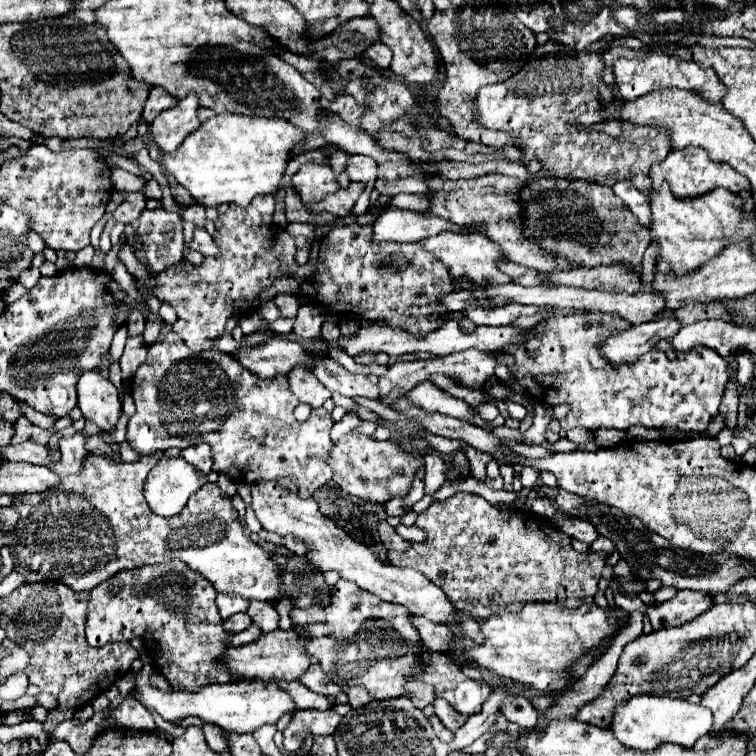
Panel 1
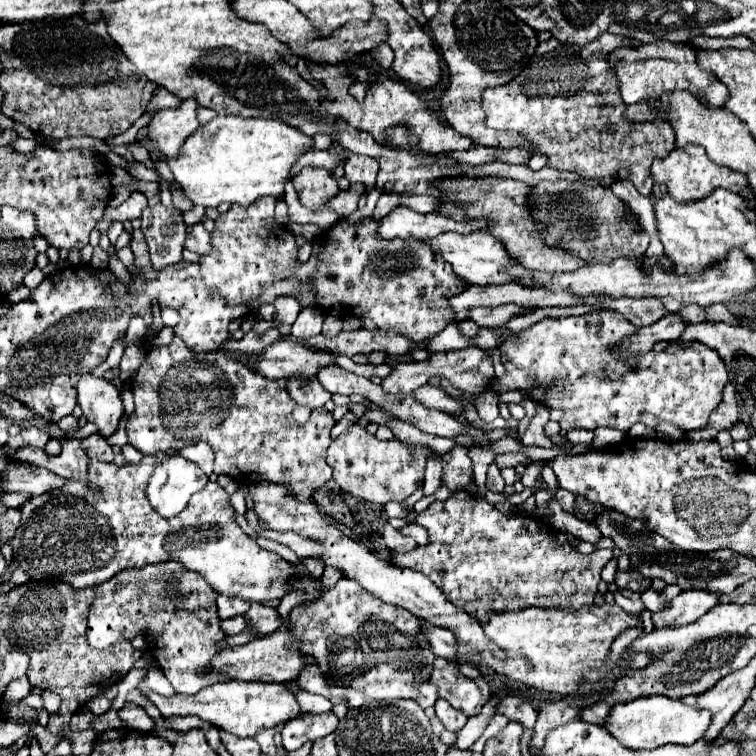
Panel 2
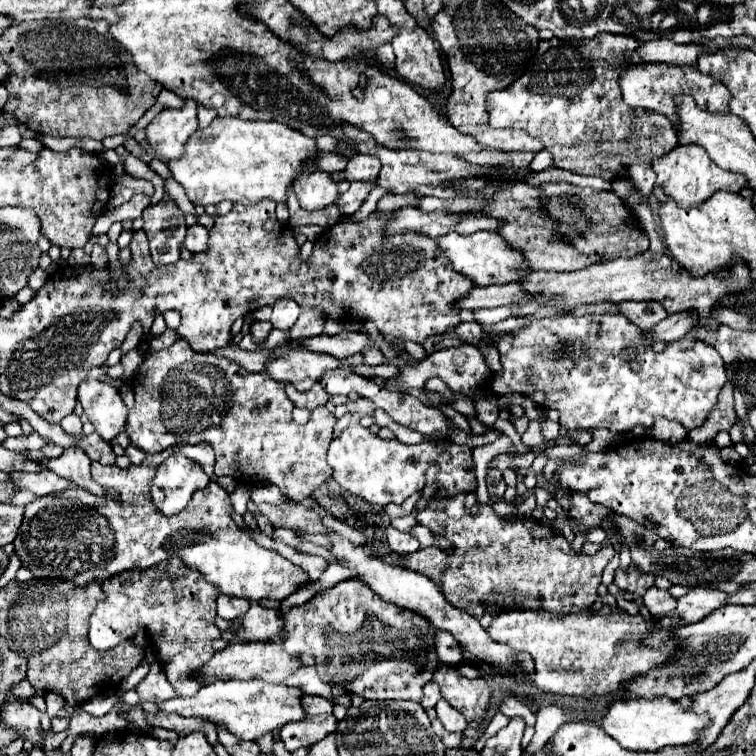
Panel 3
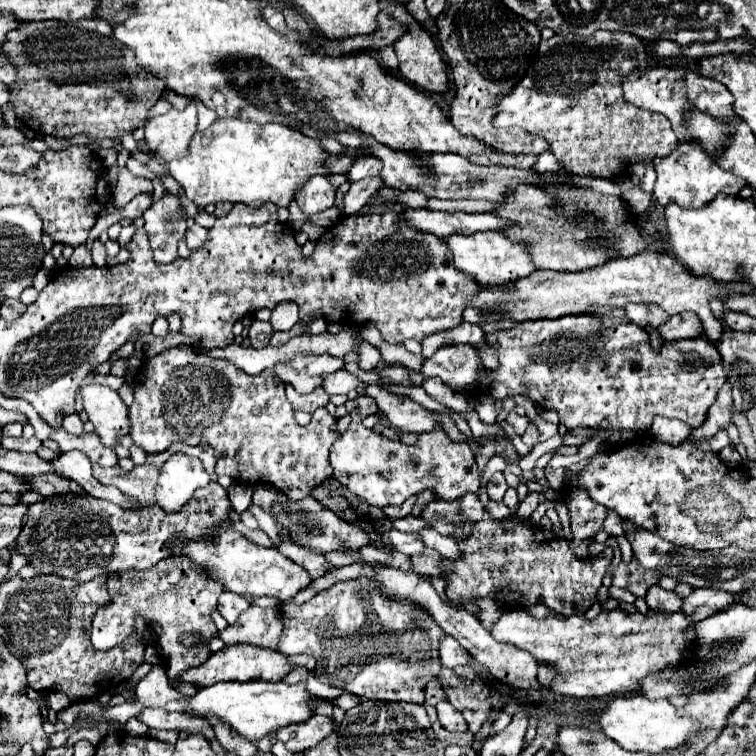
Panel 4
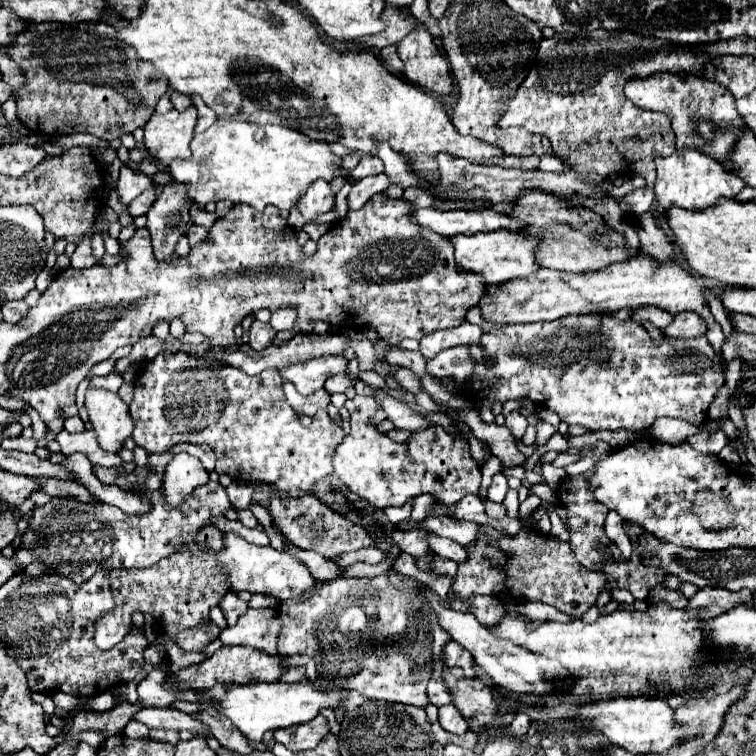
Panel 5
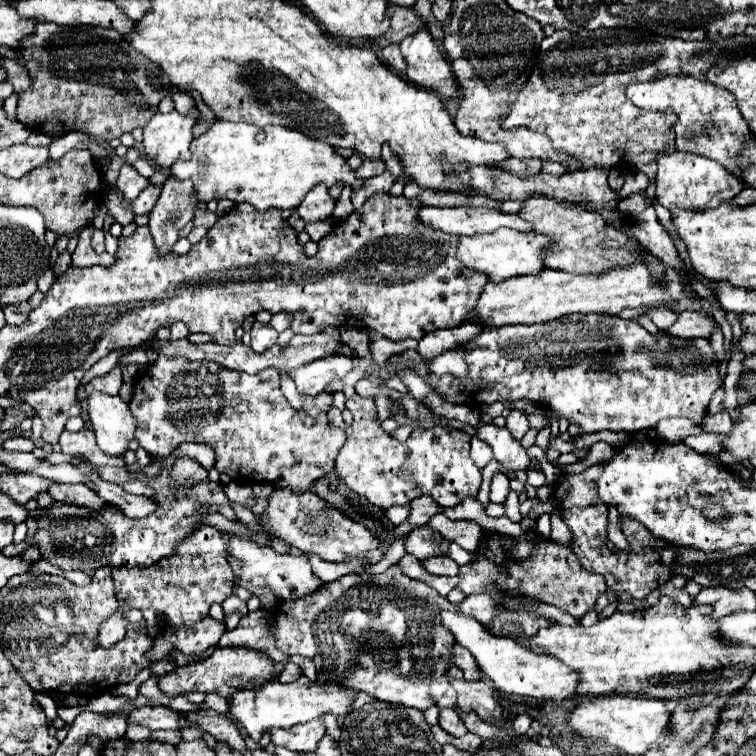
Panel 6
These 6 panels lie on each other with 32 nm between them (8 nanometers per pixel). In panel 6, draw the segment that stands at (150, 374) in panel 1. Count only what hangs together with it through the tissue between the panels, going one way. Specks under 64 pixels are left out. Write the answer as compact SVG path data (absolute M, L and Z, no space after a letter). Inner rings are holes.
M158 356L158 360L148 366L148 370L134 382L130 412L138 420L136 440L154 458L170 456L182 442L188 440L204 442L216 452L218 472L228 474L232 480L246 484L272 482L278 488L292 488L296 494L306 492L316 480L324 478L334 470L336 454L346 442L344 430L332 426L328 422L327 414L320 414L310 428L302 424L298 412L288 404L280 390L280 376L276 368L268 368L258 374L246 374L220 366L210 368L208 362L190 362L186 358ZM178 386L184 386L184 396L178 396Z

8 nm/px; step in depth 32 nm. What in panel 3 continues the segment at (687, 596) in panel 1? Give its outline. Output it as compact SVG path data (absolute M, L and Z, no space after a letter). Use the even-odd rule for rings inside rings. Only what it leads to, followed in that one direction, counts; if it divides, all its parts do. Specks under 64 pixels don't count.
M690 588L686 596L678 598L678 608L670 616L682 614L682 620L692 624L702 620L710 610L716 610L722 604L728 604L728 594L708 588Z

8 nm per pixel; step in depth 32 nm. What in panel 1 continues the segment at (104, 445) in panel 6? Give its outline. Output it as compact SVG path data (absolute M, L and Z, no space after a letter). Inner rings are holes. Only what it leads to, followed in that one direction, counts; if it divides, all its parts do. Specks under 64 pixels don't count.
M96 370L78 378L78 406L82 416L88 422L94 422L102 432L114 430L122 414L122 402L116 386Z

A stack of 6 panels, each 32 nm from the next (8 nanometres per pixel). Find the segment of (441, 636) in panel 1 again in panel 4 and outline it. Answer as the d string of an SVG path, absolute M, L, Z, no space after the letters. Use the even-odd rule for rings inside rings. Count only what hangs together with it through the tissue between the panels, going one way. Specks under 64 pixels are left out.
M446 636L444 640L440 640L440 662L446 668L454 666L470 668L470 654L452 636Z

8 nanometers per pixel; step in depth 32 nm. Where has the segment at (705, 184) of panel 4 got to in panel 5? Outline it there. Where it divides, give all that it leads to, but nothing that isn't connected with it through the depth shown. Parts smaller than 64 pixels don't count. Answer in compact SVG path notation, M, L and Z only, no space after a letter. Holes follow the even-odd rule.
M692 148L676 150L666 158L656 158L656 168L658 168L658 178L654 185L655 199L666 210L668 206L704 210L708 206L714 206L720 198L734 198L746 186L740 176L724 170L720 162Z

